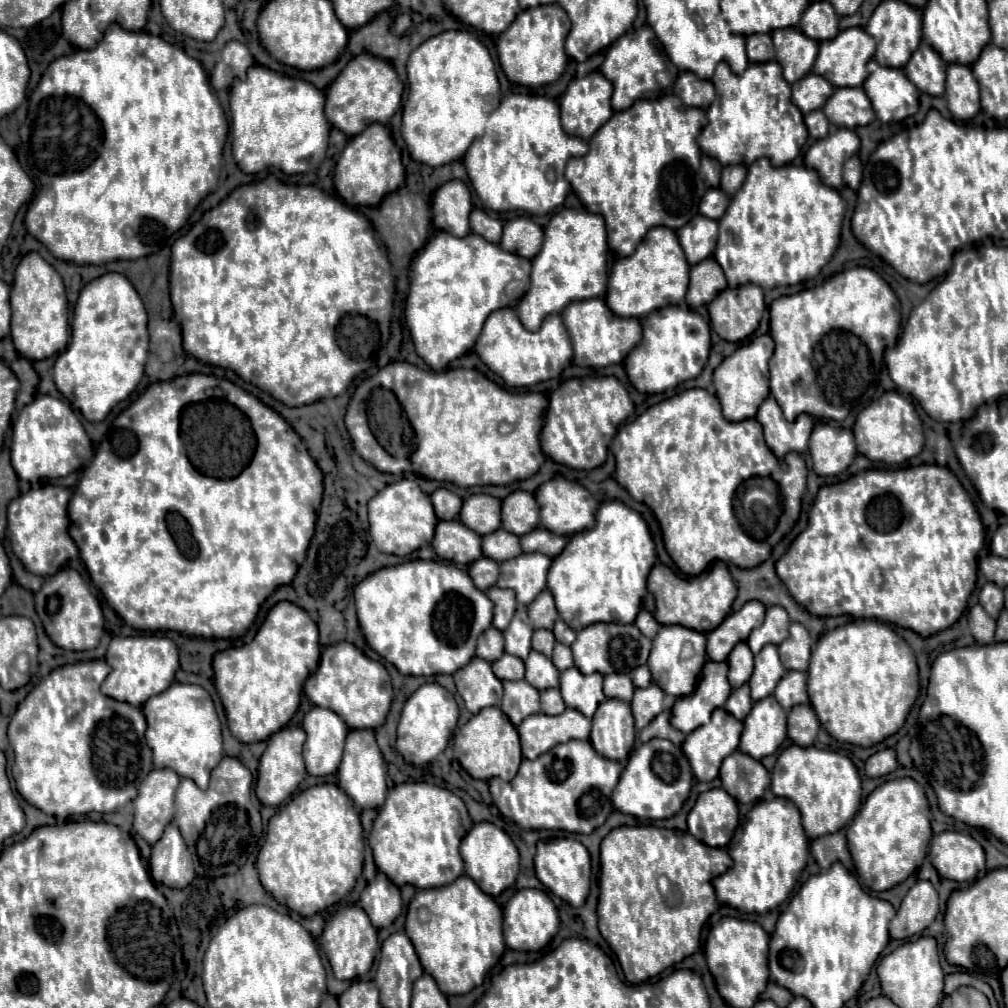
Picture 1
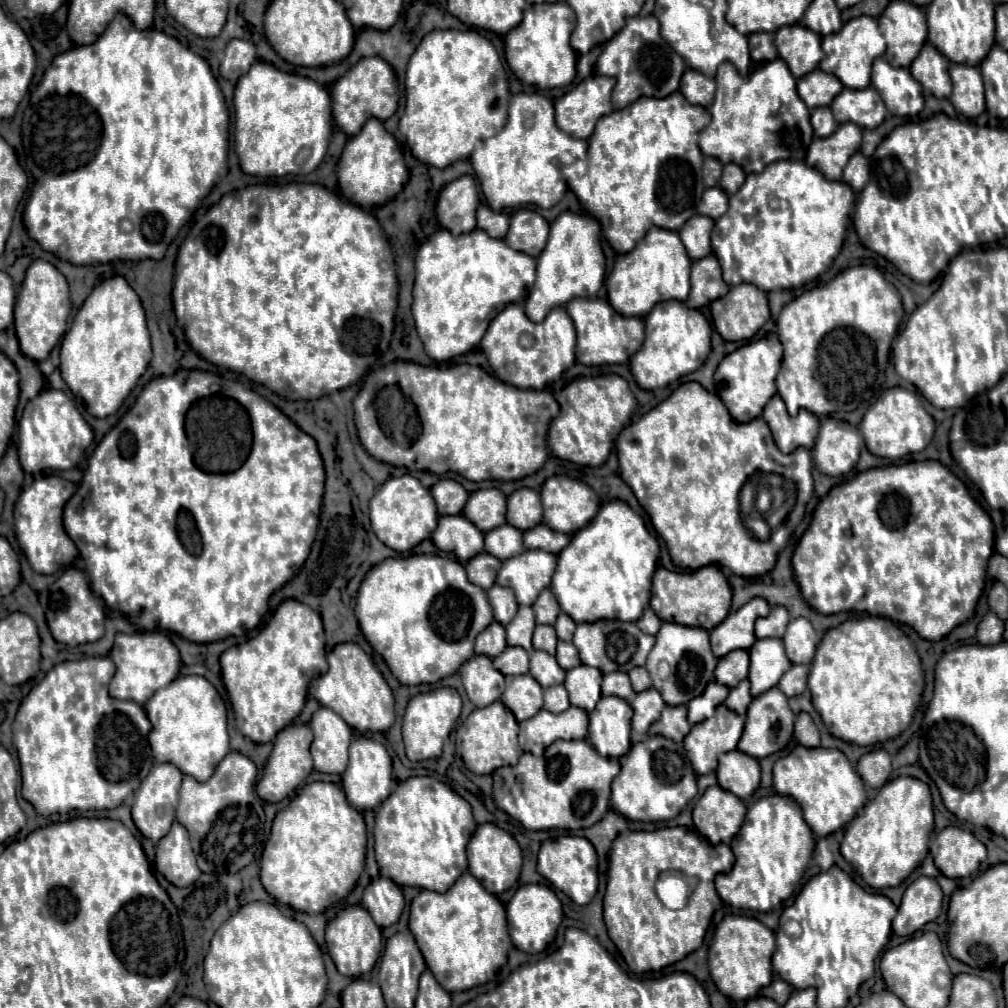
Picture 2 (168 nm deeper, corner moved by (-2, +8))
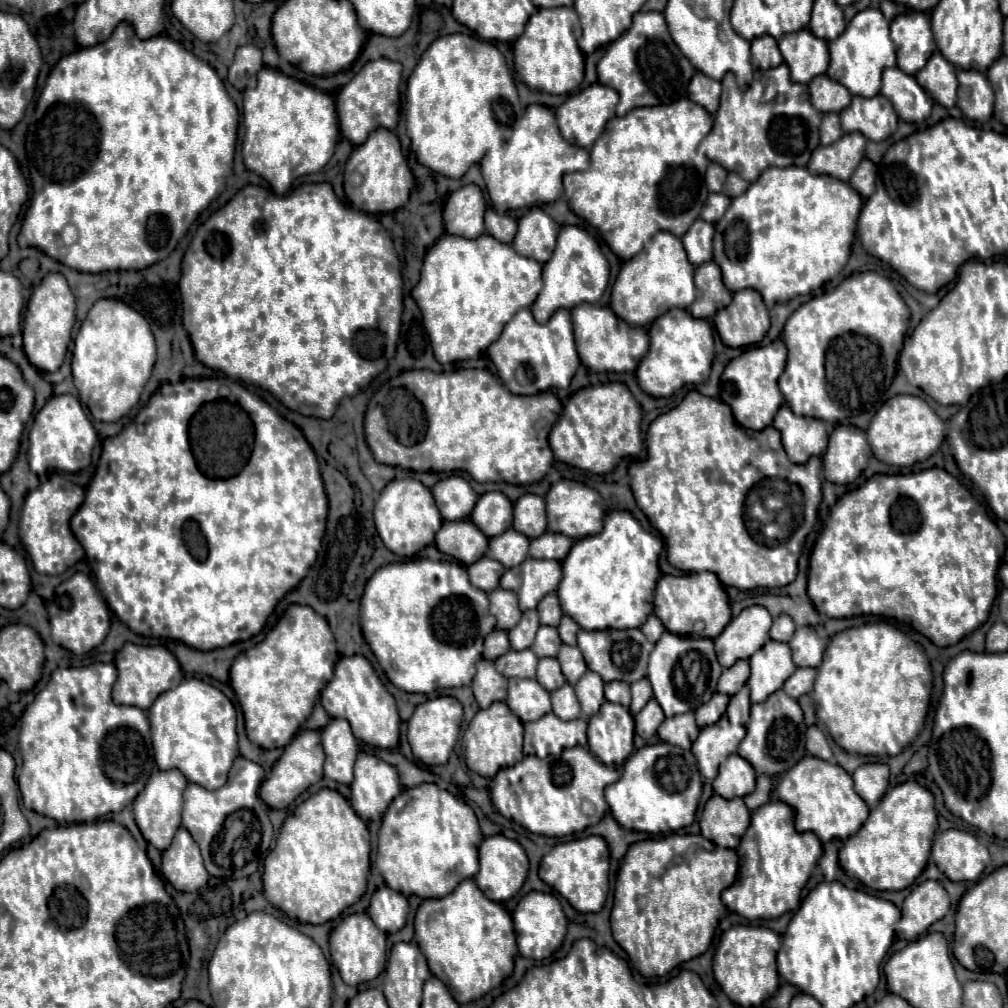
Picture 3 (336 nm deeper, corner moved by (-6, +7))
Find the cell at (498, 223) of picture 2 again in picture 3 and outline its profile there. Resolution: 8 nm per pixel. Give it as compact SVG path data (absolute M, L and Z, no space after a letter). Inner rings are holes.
M494 209L486 211L486 233L496 237L498 241L512 243L512 237L516 235L516 219L508 215L498 215Z

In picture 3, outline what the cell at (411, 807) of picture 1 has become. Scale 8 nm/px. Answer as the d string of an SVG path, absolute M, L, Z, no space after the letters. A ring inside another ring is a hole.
M424 783L412 789L404 789L396 801L388 807L382 827L378 833L378 859L376 867L382 873L386 885L390 889L396 889L398 893L404 893L406 897L418 895L422 899L432 897L446 897L456 889L456 885L464 879L472 879L478 869L478 847L482 843L482 831L478 825L478 819L472 811L472 807L458 799L456 795L438 789L432 783Z

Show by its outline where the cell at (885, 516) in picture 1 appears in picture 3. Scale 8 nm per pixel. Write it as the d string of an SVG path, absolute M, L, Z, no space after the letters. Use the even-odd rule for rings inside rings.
M932 467L910 475L874 475L866 485L842 495L830 509L830 517L810 555L808 597L828 617L840 619L860 613L890 617L914 627L934 645L948 647L988 619L996 597L994 573L998 573L1004 549L1006 537L987 509L944 469Z

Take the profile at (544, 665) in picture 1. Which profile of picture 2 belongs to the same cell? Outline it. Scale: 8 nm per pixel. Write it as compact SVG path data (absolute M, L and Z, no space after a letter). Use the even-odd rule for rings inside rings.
M536 650L530 654L530 674L538 680L542 688L562 684L566 676L566 672L560 668L560 664L556 664L556 658L552 654Z

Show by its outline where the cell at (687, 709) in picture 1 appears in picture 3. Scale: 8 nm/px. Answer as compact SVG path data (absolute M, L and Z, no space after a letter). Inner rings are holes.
M716 693L706 705L702 705L700 709L696 709L696 723L698 723L698 727L702 729L706 725L716 723L724 715L726 705L728 705L728 695Z

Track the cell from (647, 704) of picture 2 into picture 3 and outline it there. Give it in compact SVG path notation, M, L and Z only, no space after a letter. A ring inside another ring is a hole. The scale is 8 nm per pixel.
M656 699L648 701L648 705L638 713L634 715L634 721L636 721L636 733L642 737L642 739L650 739L656 729L660 727L660 723L664 721L664 711L660 709L660 705L656 703Z

